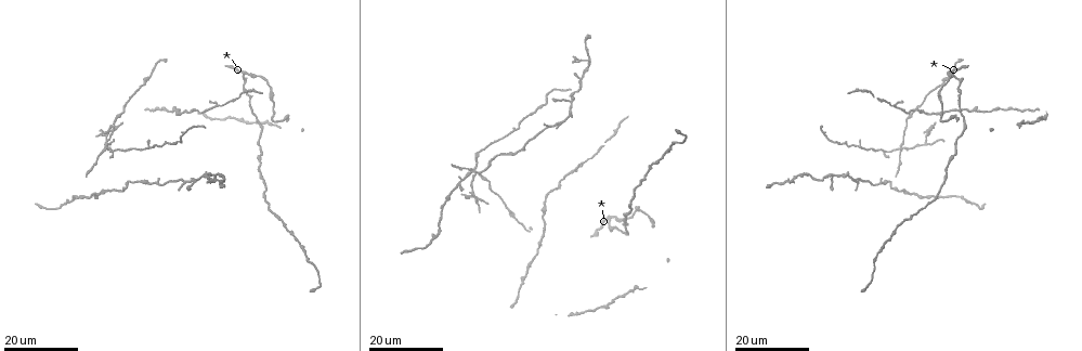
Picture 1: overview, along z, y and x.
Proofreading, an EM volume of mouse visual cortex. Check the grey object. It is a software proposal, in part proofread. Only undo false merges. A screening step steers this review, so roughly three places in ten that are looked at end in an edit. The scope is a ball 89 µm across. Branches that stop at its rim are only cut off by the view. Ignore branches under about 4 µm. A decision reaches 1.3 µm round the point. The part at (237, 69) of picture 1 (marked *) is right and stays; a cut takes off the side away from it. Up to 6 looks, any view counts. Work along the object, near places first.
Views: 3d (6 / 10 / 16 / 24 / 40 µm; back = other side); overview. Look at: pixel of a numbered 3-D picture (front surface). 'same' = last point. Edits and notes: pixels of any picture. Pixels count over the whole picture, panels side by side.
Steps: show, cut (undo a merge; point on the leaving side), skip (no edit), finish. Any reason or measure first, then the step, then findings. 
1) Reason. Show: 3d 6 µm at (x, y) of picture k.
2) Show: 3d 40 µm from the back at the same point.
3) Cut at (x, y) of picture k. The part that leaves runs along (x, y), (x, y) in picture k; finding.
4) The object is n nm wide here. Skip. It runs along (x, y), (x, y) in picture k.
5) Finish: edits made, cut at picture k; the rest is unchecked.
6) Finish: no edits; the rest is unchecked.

Sharp bend. Show: 3d 16 µm at (271, 119) of picture 1.

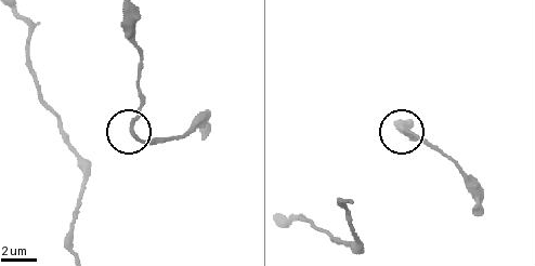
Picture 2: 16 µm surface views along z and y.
Show: 3d 6 µm at (135, 134) of picture 2.

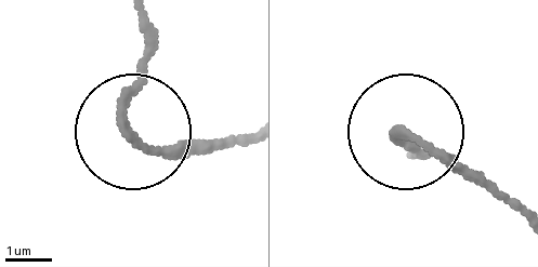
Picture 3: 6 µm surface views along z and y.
The object is 180 nm wide here. Skip. It runs along (143, 22), (131, 125), (167, 149), (244, 149) in picture 3; continuous, no second cell.

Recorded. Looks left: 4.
Calibre changes. Show: 3d 16 µm at (878, 250) of picture 1.

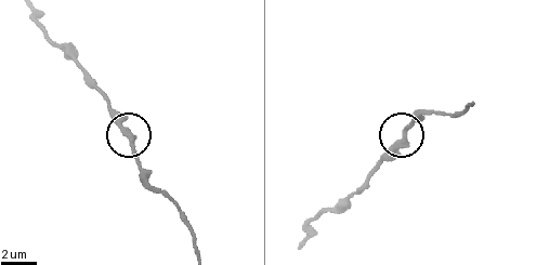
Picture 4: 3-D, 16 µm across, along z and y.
Show: 3d 6 µm at (397, 142) of picture 4.

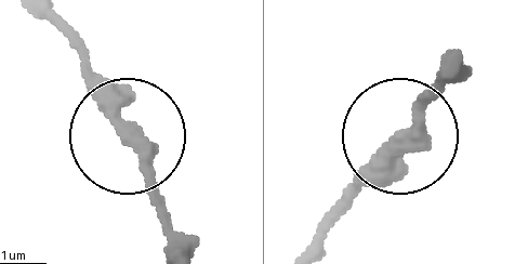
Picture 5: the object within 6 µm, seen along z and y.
The object is 340 nm wide here. Skip. All the same cell.

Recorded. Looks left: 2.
A fork. Show: 3d 24 µm at (590, 59) of picture 1.

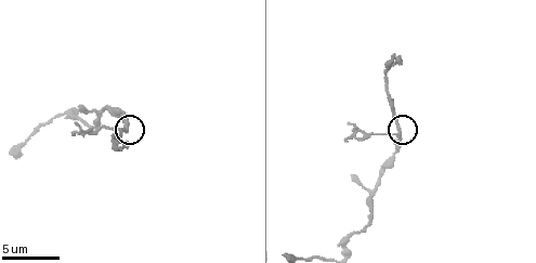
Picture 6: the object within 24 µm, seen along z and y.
Zoom in. Show: 3d 10 µm at (397, 134) of picture 6.

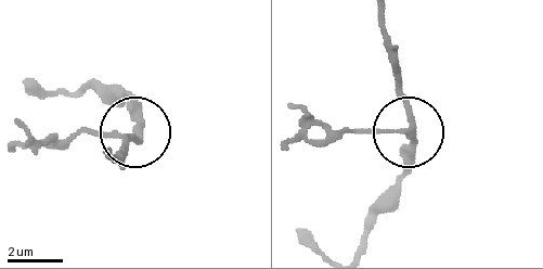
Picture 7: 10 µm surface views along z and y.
Cut at (85, 130) of picture 7. The part that leaves runs along (396, 132), (335, 132), (294, 104) in picture 7; a second cell is stuck on.

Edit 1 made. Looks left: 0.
Finish: edits made, cut at picture 7; the rest is unchecked.

